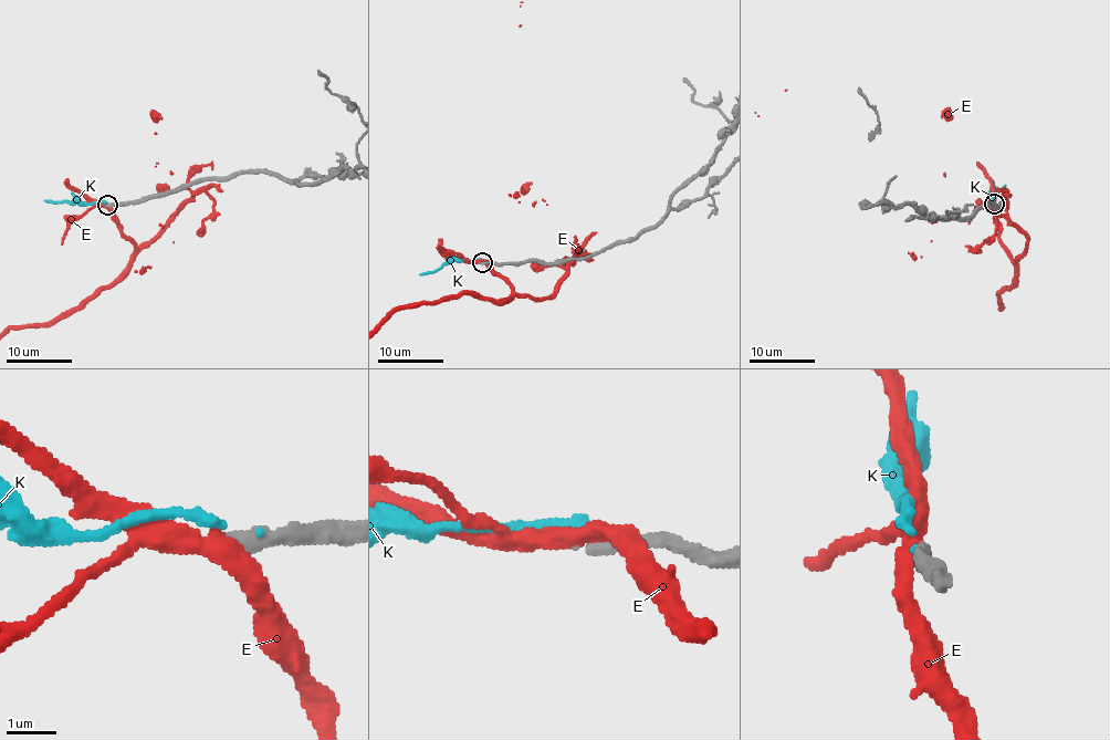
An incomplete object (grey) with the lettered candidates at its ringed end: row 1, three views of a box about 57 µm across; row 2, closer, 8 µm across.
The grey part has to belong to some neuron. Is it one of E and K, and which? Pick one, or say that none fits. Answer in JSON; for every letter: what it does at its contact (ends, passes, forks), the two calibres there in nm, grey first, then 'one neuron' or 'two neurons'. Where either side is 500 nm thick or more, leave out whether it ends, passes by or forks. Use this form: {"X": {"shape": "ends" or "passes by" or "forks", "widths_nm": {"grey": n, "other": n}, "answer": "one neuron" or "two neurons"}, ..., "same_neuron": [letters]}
{"E": {"shape": "passes by", "widths_nm": {"grey": 320, "other": 360}, "answer": "two neurons"}, "K": {"shape": "ends", "widths_nm": {"grey": 360, "other": 40}, "answer": "two neurons"}, "same_neuron": []}

